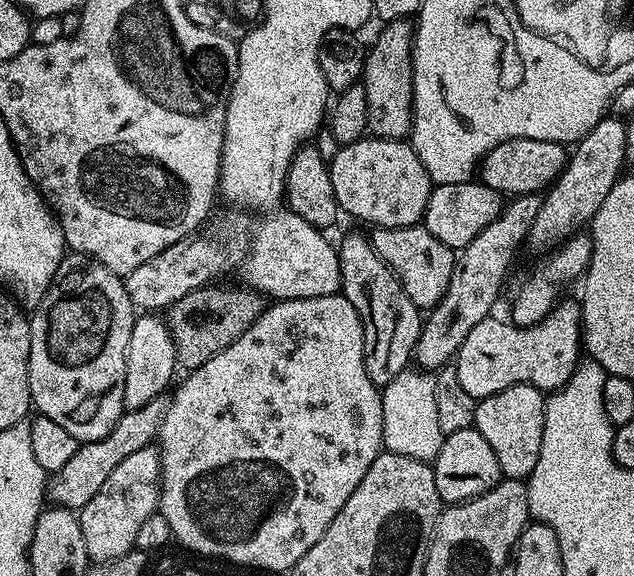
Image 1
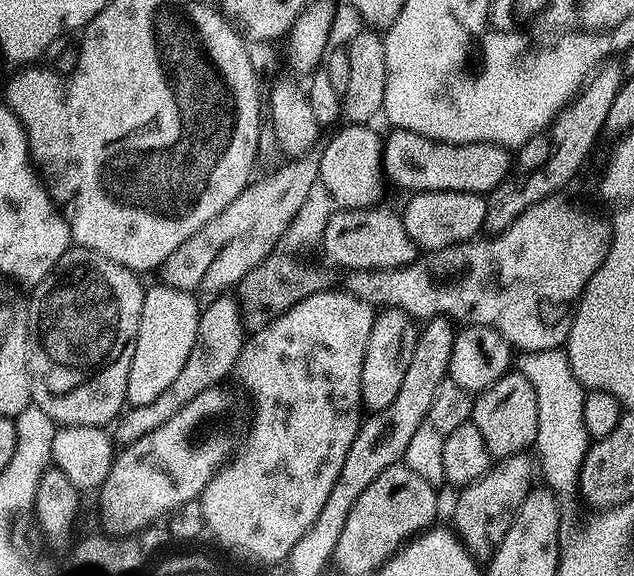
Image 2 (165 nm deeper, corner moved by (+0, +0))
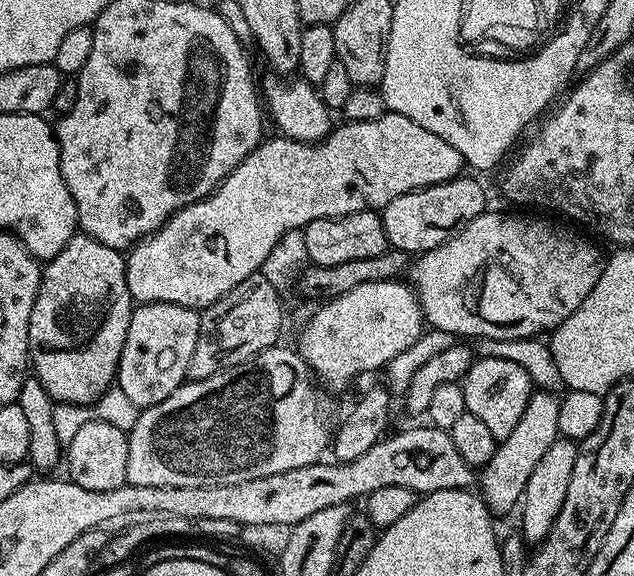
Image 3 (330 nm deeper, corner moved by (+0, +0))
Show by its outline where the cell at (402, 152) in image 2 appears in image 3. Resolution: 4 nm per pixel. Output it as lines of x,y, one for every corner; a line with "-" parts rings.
385,111
382,116
374,121
350,121
340,122
340,125
333,127
323,140
315,142
305,142
303,140
289,140
283,134
276,134
273,140
265,139
251,154
240,163
225,180
217,186
216,191
206,197
205,200
194,202
182,210
178,210
168,219
158,231
153,232
151,236
146,236
142,240
136,241
132,245
126,256
124,266
124,277
128,283
128,289
136,304
149,304
150,302
174,302
178,306
190,306
197,310
209,308
214,302
218,302
234,286
238,286
246,278
257,275
260,267
270,254
271,248
275,245
284,232
303,230
310,222
318,218
330,218
331,216
345,216
355,212
366,212
369,210
383,210
394,198
398,198
407,192
415,192
417,188
429,188
435,184
441,184
447,180
454,180
465,171
464,156
446,142
446,138
438,138
438,134
430,134
430,130
422,130
418,122
410,122
397,112

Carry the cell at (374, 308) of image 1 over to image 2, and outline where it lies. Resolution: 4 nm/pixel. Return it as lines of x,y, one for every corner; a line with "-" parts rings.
386,308
376,312
376,321
370,330
370,342
366,342
366,358
360,375
360,403
369,413
381,412
394,402
394,397
402,387
402,378
406,375
406,369
410,367
410,354
414,354
418,324
415,319
400,308

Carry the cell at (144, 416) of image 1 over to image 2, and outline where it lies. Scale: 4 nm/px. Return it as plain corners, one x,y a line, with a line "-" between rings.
220,294
207,305
203,305
198,322
198,334
194,342
194,350
190,350
190,358
186,358
186,366
182,366
182,374
154,398
152,404
146,406
128,406
121,411
115,421
114,440
117,445
127,446
142,438
150,430
156,430
166,422
166,418
174,418
186,402
198,398
202,390
210,390
225,383
224,379
233,375
234,369
240,362
240,351
244,349
246,329
244,320
240,316
240,301
235,295

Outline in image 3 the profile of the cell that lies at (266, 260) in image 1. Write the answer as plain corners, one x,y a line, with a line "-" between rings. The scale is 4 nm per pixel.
485,210
478,218
474,218
474,222
470,222
465,228
461,228
449,240
434,246
434,250
419,253
410,264
410,277
412,276
410,284
418,298
420,311
424,313
425,321
431,327
433,324
440,332
453,332
456,335
453,337
456,338
485,336
495,340
531,340
541,334
551,333
552,329
562,322
566,322
566,318
570,318
570,314
574,314
574,310
578,310
578,306
582,306
586,294
590,294
590,290
594,290
594,282
598,282
598,278
602,278
602,270
606,259
605,253
600,253
599,246
595,244
595,242
597,243
595,239
589,238
583,231
577,230
567,223
564,224
555,224
552,220
539,220
536,216
511,216
508,212

